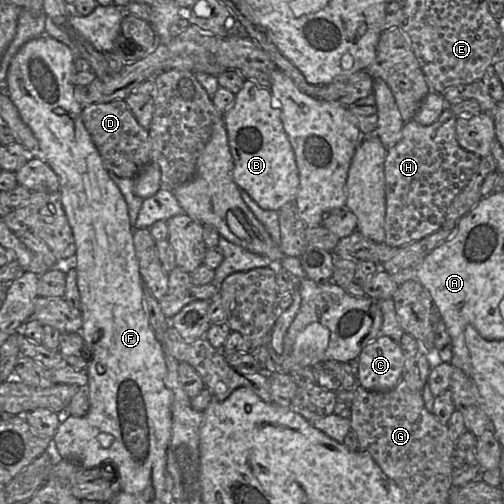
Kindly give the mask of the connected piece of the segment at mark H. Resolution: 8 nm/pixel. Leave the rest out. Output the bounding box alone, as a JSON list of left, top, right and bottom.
[384,107,481,248]

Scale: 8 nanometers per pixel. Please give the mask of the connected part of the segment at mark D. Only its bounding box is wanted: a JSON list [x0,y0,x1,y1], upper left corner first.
[81,100,150,179]

